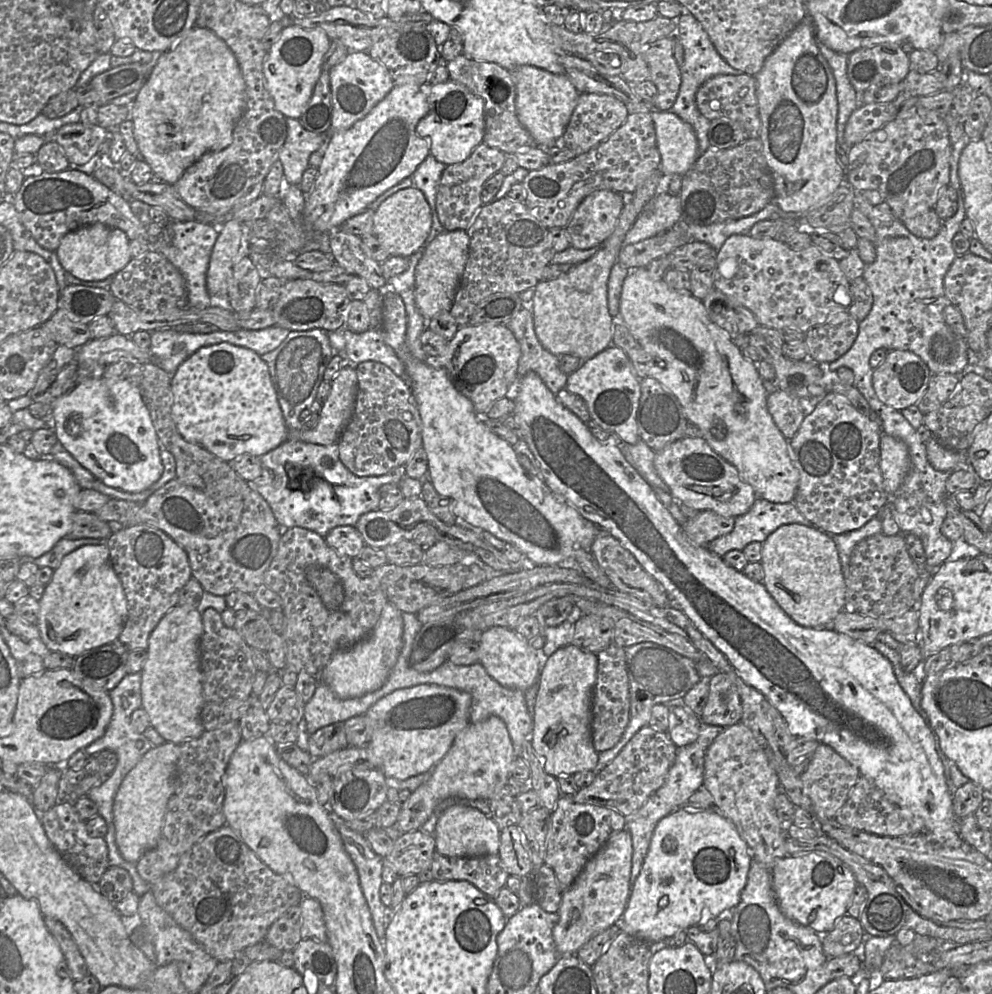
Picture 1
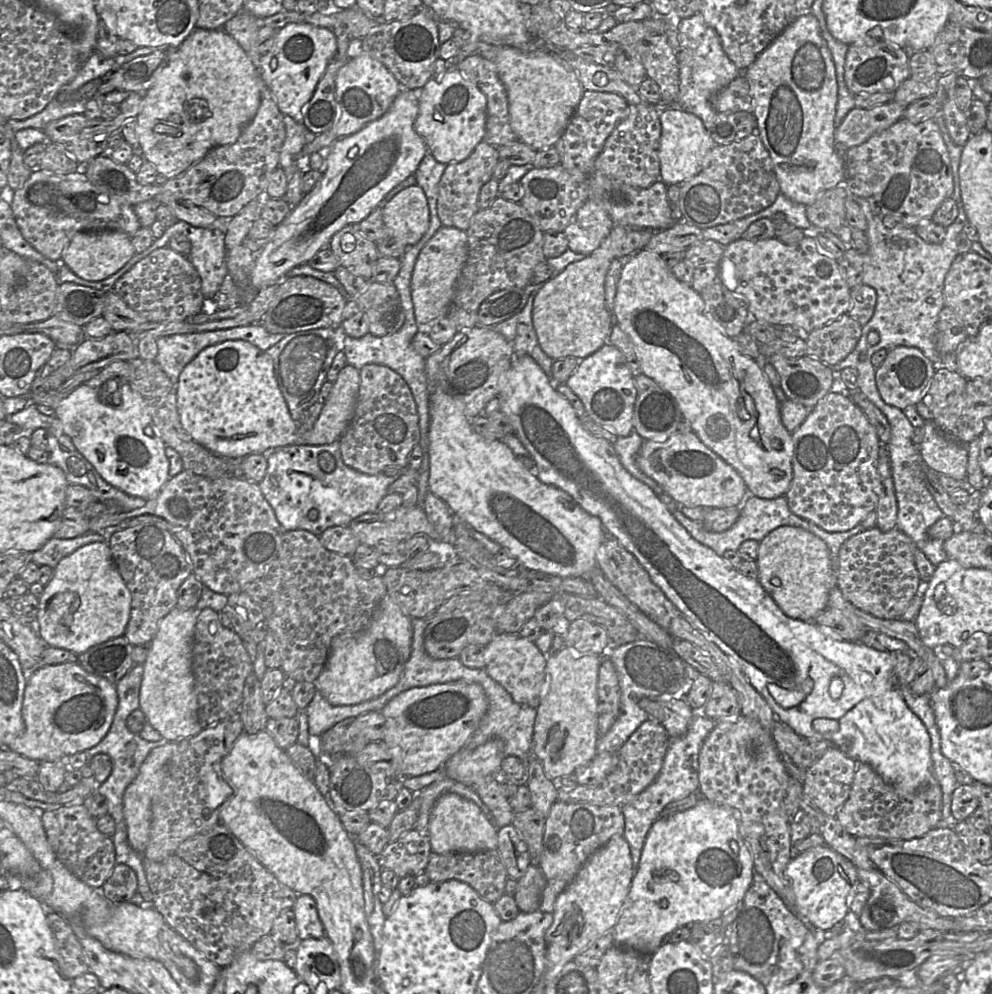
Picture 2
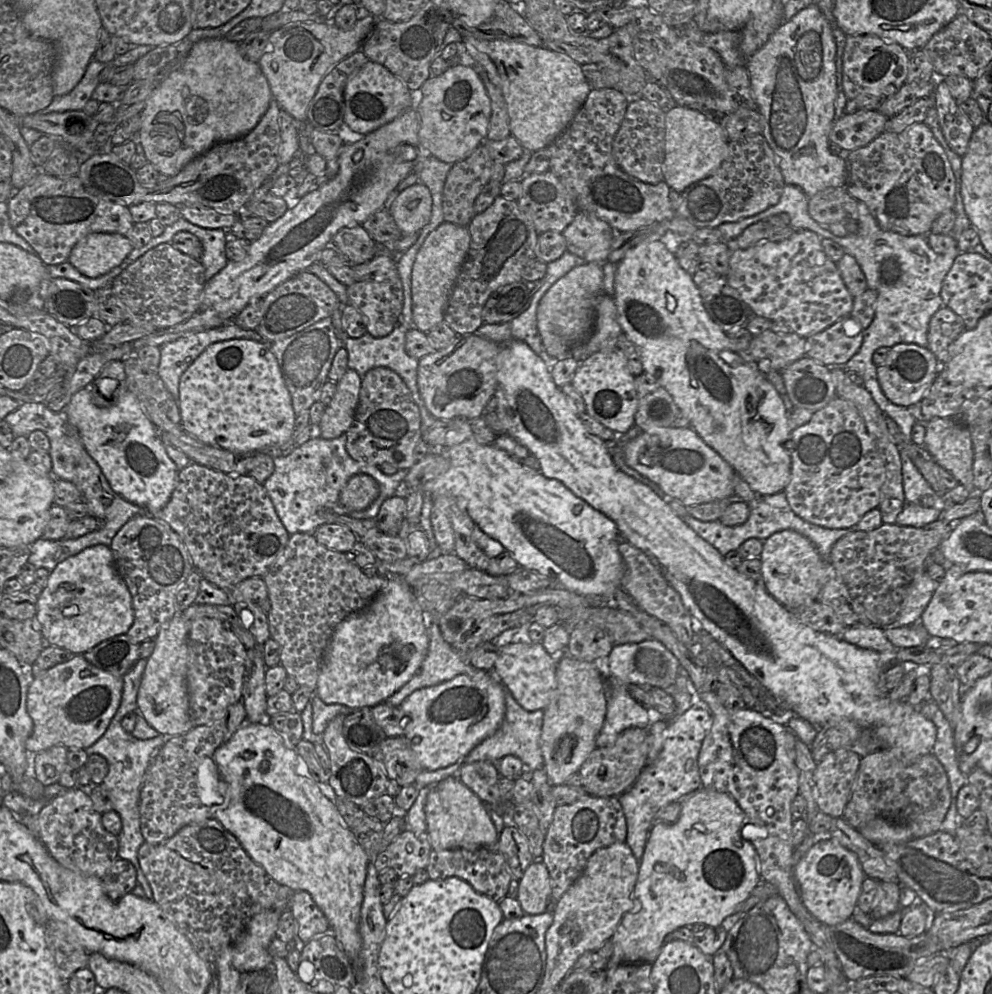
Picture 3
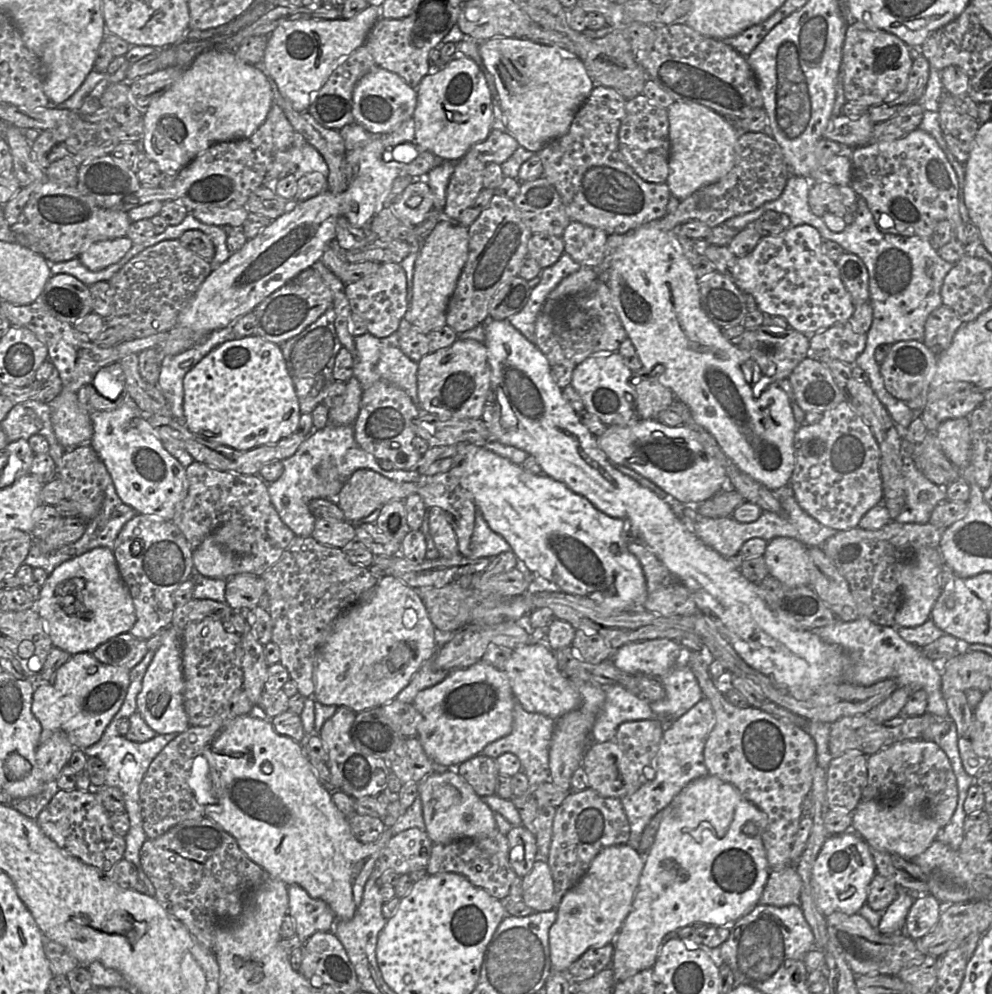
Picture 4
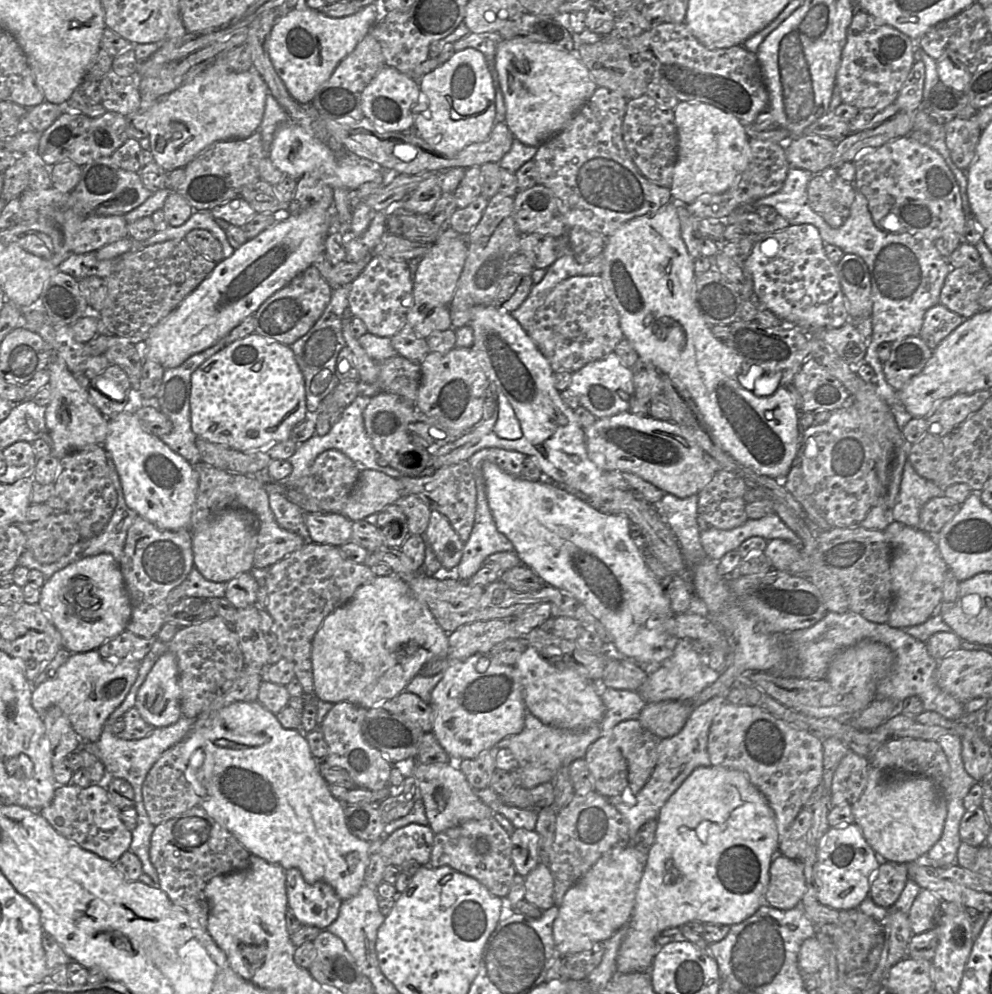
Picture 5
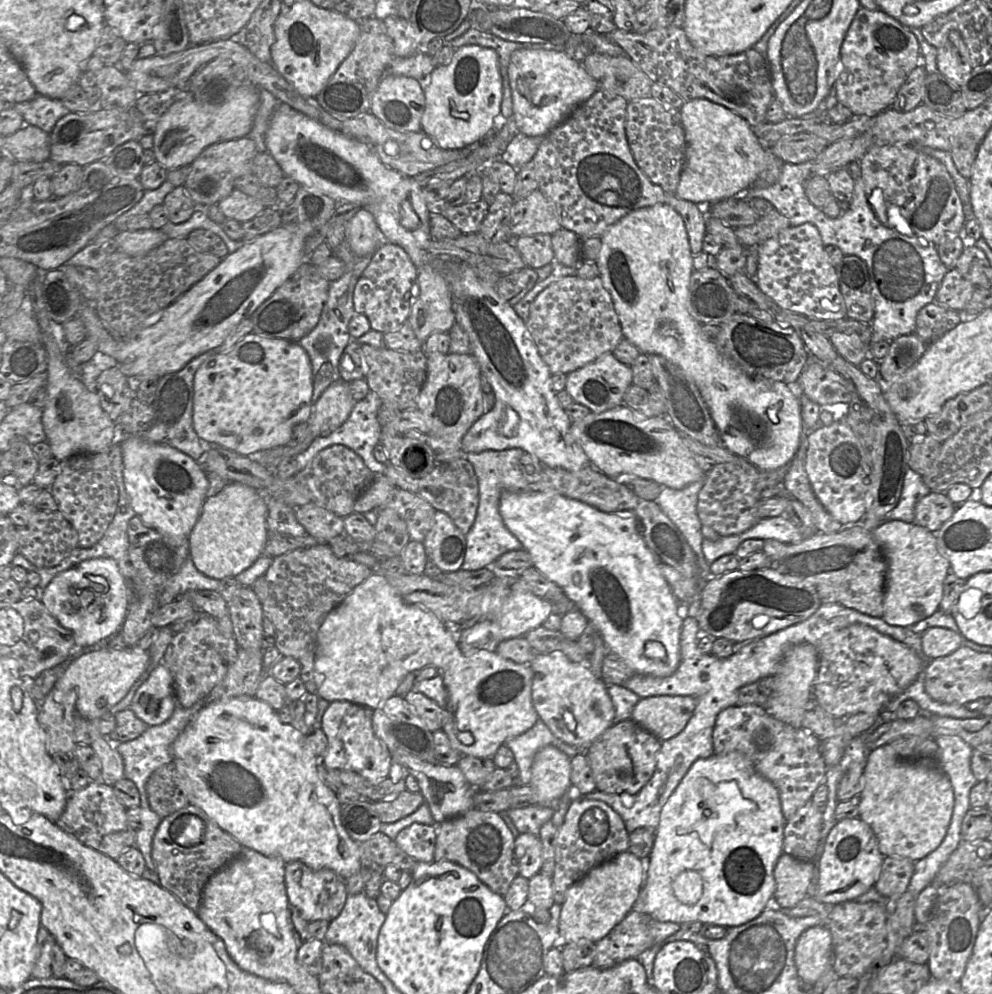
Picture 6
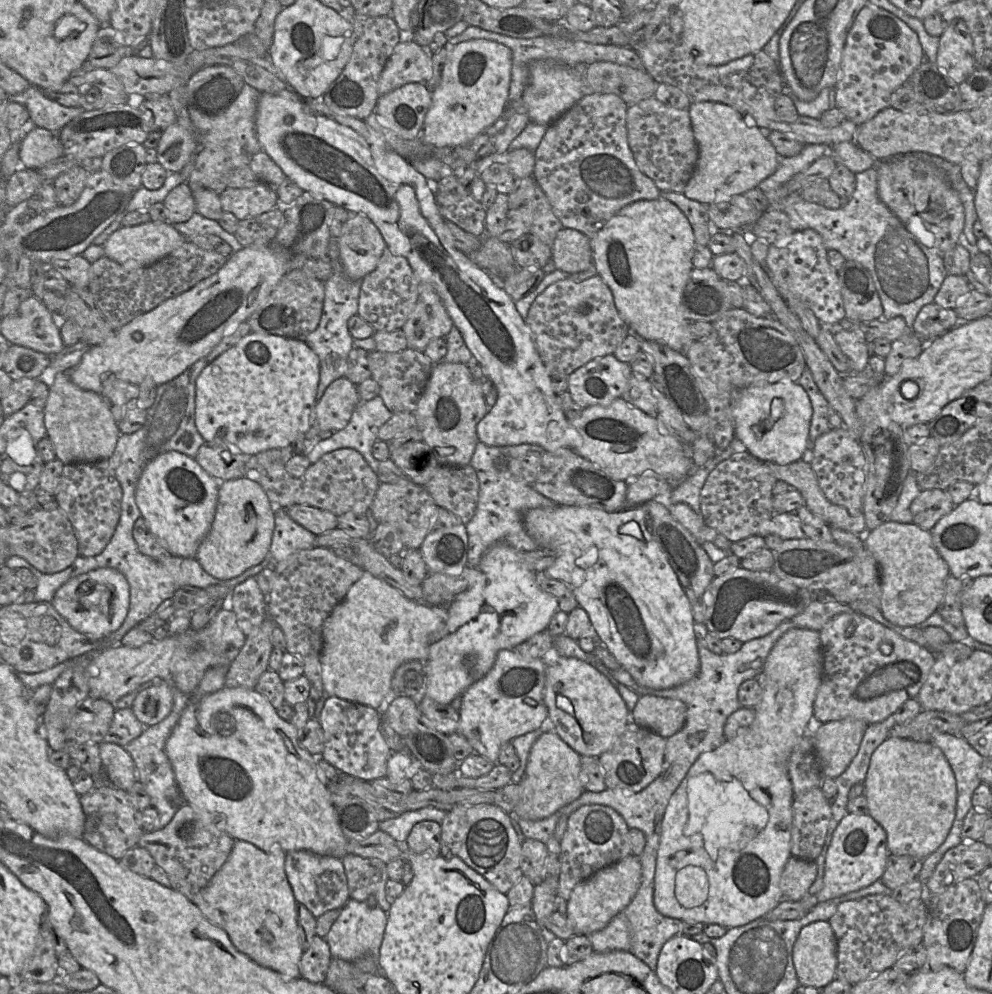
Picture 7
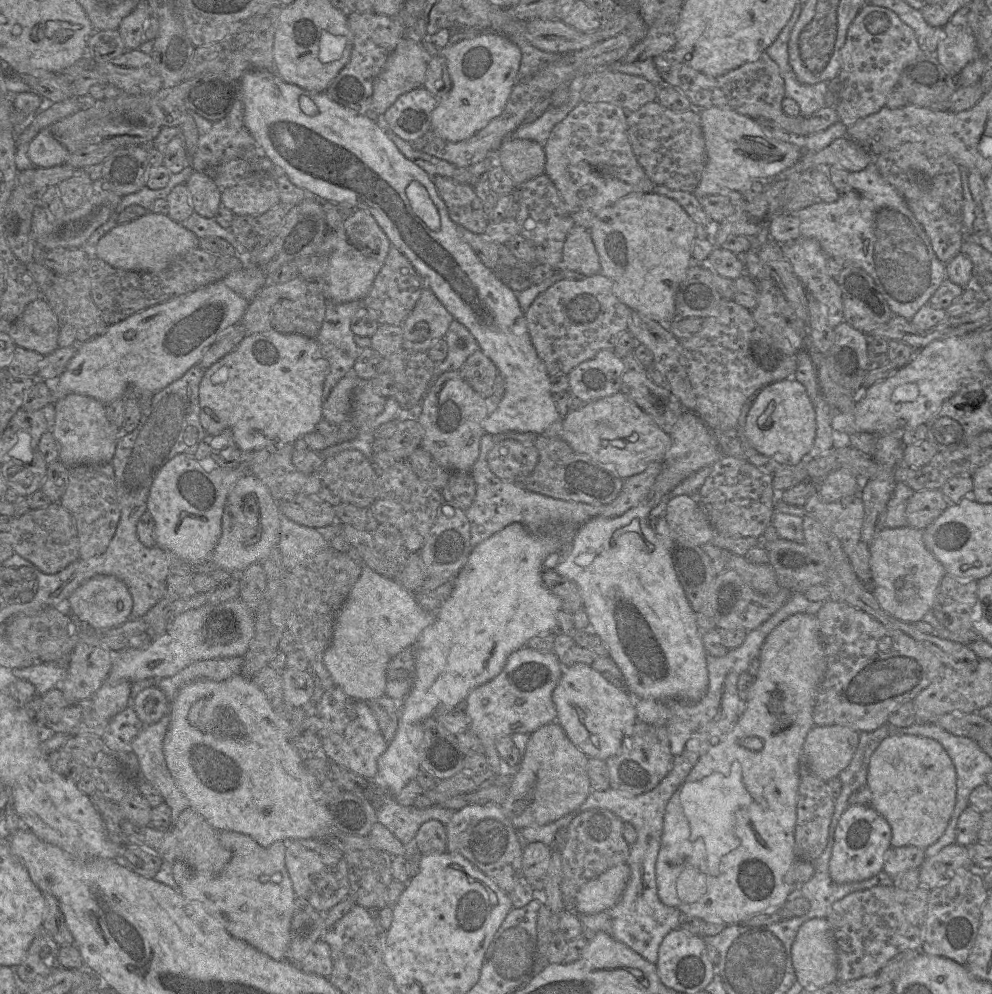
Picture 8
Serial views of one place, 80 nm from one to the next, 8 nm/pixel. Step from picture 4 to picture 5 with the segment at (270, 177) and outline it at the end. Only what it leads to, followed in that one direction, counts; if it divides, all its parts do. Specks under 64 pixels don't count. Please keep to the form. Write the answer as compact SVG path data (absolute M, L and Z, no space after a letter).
M295 122L282 125L275 133L271 148L270 160L272 164L296 180L305 174L310 174L332 188L355 190L366 182L383 182L383 169L378 163L361 158L356 154L343 150L342 154L334 153L324 142L309 134Z

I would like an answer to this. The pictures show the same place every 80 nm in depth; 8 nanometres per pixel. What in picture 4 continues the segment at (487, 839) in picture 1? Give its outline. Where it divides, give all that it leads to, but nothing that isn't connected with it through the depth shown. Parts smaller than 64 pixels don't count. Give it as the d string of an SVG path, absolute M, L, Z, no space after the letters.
M432 773L418 783L425 832L433 844L448 844L463 838L487 836L496 829L494 812L458 773Z

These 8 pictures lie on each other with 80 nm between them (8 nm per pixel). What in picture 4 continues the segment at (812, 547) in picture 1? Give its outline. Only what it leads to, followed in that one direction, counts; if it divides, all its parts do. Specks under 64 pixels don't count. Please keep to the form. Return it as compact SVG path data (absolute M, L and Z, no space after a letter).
M776 537L764 553L769 575L788 587L810 586L808 547L789 537Z

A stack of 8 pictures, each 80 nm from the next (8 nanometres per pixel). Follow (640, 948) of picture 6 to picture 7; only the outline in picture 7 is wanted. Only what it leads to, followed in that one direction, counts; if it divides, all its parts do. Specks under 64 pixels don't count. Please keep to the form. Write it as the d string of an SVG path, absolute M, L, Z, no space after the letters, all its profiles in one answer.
M623 912L617 914L602 930L586 936L591 941L595 952L629 951L630 949L630 926Z

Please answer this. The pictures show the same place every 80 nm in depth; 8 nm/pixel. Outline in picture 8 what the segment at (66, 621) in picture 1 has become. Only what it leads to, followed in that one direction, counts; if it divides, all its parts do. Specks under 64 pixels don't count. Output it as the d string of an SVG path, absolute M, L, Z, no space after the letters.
M96 575L80 585L67 599L72 614L96 629L110 629L130 620L132 596L127 586L112 575Z

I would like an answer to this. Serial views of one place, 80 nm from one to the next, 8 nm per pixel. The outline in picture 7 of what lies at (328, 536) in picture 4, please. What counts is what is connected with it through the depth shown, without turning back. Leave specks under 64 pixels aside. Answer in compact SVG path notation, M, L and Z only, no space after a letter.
M305 504L283 508L296 523L316 536L338 527L337 516L327 510Z

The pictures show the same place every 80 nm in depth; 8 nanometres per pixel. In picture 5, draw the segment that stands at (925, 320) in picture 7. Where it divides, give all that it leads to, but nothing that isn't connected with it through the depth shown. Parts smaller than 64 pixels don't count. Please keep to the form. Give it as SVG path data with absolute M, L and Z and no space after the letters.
M940 303L925 313L919 337L933 351L964 320Z

